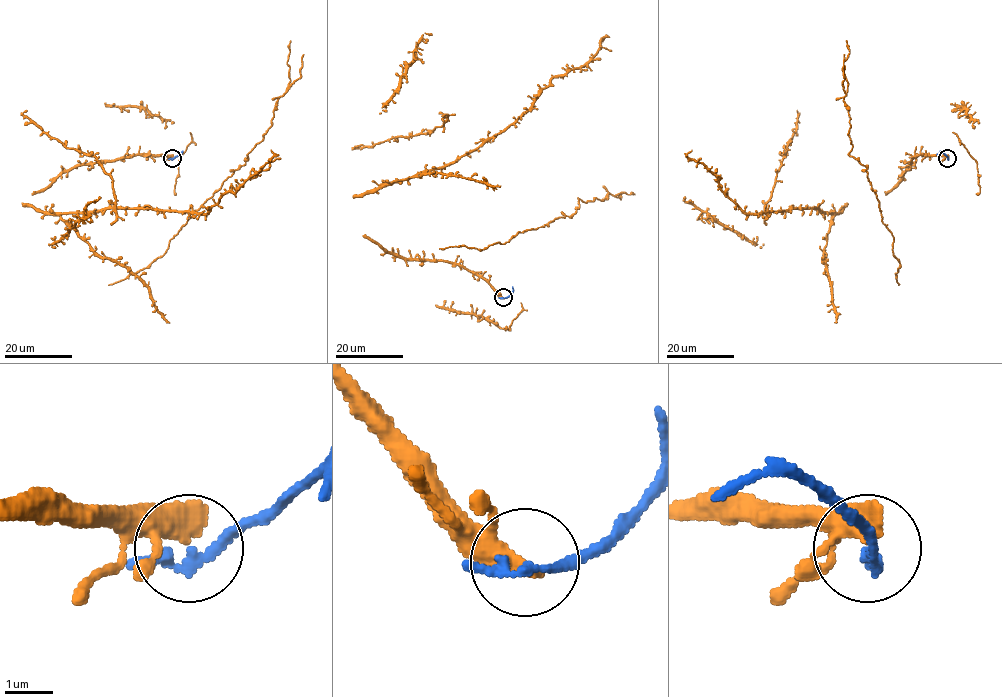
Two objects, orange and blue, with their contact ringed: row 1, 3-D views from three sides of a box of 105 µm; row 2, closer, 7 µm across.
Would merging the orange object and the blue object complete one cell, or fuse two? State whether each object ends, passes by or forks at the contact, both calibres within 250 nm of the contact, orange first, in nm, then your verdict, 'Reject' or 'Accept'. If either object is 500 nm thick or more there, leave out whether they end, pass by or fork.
At the ring orange passes by. At the ring blue passes by. Thickness 380 nm (orange) against 160 nm. Reject

